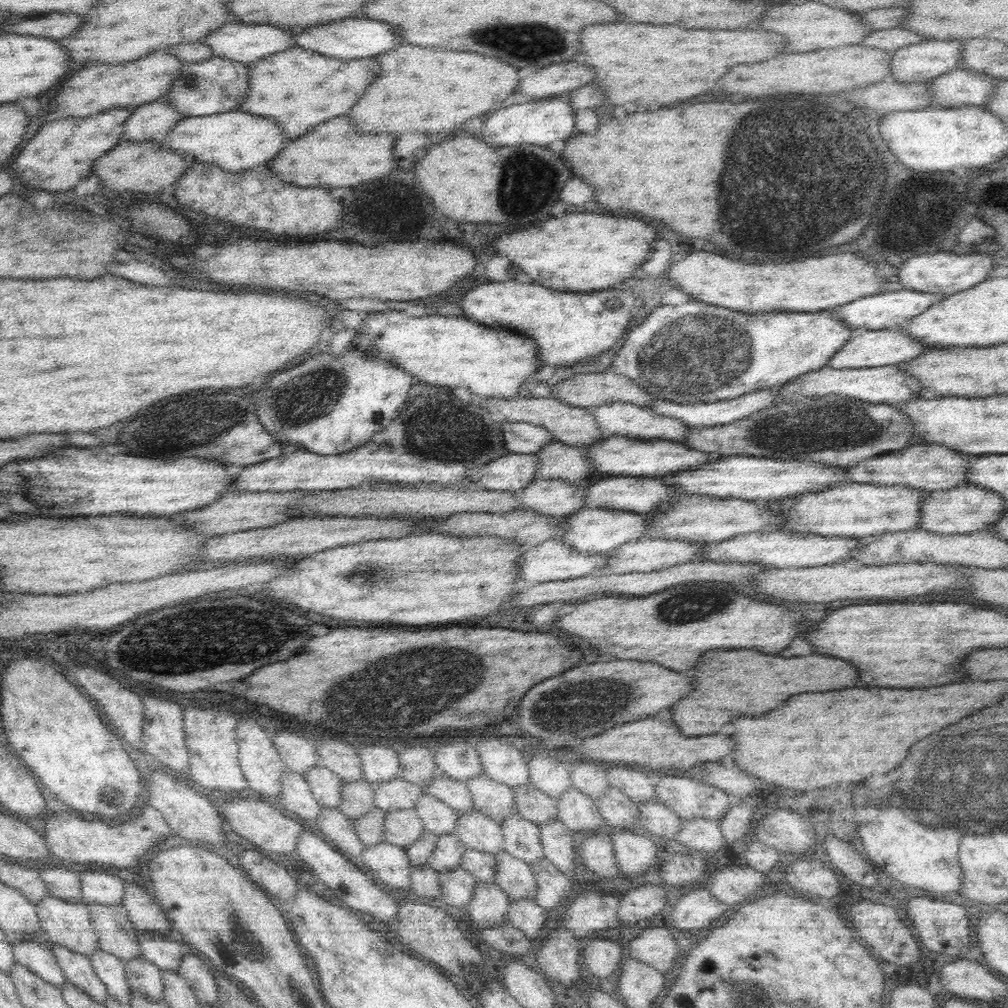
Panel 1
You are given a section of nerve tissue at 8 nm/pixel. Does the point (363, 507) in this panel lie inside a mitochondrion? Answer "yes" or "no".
no

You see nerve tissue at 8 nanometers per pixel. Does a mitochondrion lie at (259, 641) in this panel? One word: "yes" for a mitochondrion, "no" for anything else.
yes

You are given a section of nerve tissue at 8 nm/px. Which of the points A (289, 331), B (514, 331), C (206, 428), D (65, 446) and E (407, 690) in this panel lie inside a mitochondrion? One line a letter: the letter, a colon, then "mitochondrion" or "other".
A: other
B: other
C: mitochondrion
D: other
E: mitochondrion

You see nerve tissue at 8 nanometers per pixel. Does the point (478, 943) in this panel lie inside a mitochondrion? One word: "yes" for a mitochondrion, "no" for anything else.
no

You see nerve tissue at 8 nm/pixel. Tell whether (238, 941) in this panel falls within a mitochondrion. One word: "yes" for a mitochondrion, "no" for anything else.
yes

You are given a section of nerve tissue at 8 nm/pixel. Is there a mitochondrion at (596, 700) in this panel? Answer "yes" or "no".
yes

